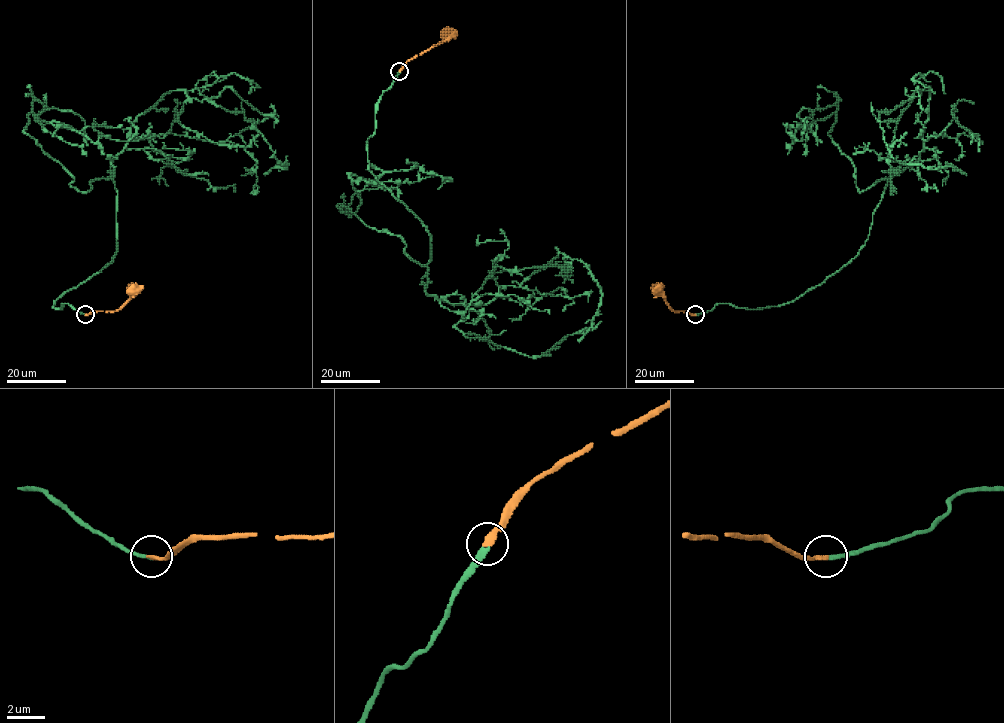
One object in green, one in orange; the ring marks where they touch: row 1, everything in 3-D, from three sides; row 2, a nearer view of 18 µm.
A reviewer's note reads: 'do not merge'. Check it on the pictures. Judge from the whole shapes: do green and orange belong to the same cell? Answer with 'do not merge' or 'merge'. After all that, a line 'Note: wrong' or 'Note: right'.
merge
Note: wrong

